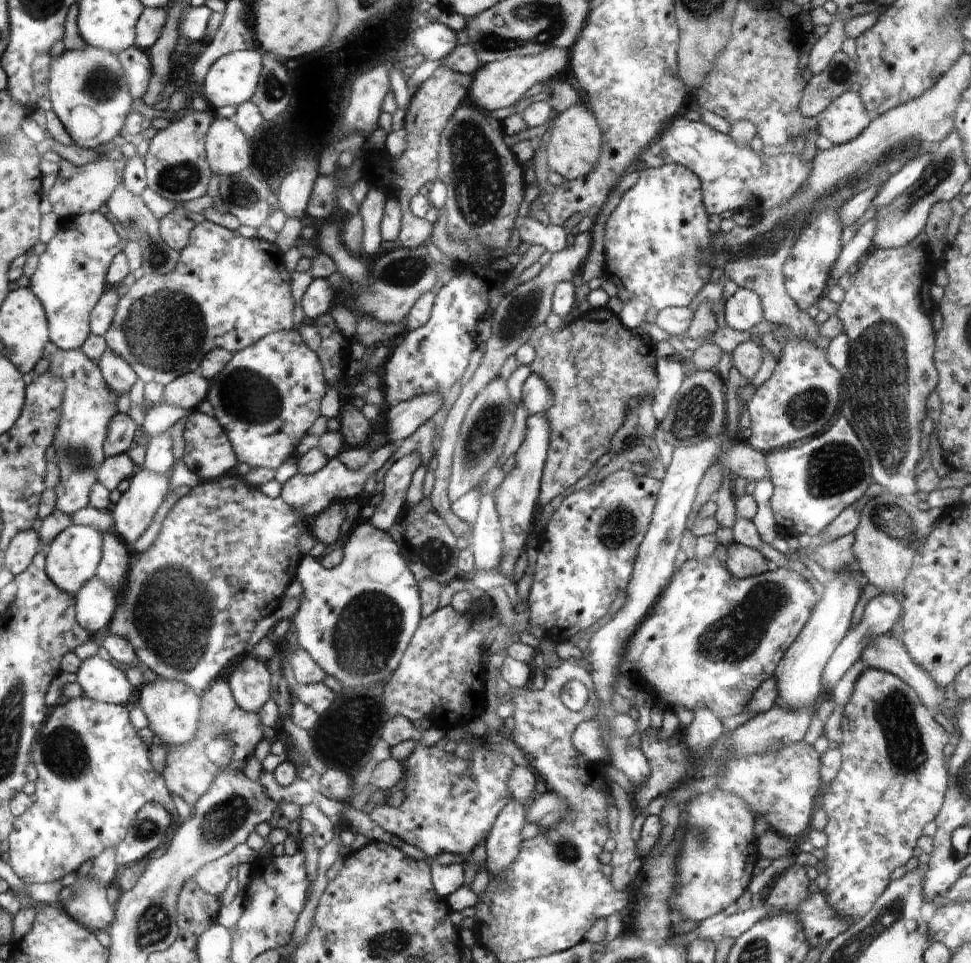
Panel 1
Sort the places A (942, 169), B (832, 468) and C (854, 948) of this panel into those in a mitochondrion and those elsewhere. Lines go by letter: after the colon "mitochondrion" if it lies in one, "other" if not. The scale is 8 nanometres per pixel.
A: mitochondrion
B: mitochondrion
C: mitochondrion

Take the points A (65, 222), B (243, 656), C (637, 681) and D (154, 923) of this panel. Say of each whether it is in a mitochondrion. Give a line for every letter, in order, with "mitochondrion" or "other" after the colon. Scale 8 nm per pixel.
A: other
B: other
C: other
D: mitochondrion

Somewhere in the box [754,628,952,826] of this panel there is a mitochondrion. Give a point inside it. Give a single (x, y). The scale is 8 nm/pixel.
(904, 737)

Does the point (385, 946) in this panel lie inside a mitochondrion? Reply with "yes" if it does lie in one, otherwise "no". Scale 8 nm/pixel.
yes

